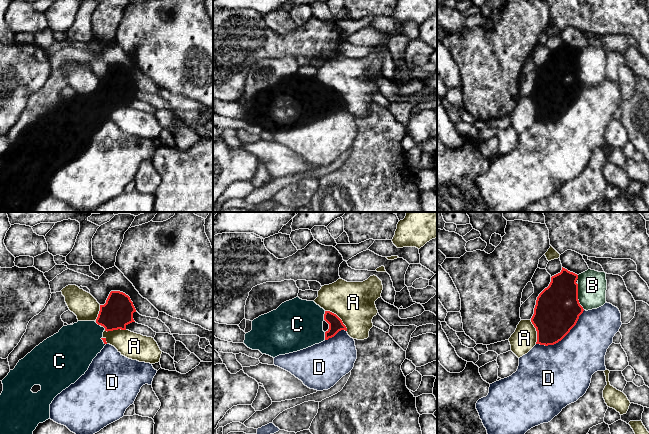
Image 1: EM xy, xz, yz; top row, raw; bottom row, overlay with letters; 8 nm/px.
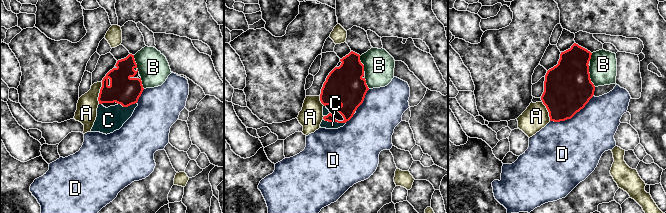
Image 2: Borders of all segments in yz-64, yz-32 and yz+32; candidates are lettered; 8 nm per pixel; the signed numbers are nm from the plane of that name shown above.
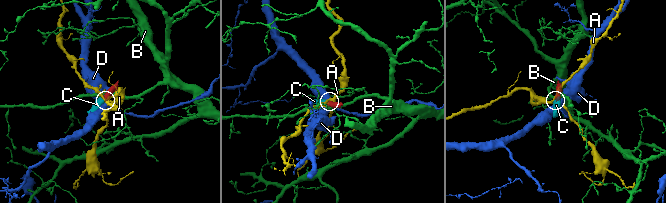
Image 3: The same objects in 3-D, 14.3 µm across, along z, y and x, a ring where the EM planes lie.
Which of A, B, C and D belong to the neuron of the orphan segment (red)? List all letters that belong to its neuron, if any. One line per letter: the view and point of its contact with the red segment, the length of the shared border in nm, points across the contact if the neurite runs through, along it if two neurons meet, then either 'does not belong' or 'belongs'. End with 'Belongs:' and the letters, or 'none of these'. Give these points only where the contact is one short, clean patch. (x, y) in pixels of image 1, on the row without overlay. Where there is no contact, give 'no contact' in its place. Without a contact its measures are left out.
A: contact xz (338, 93); length 240 nm; does not belong
B: contact yz (577, 73); length 220 nm; does not belong
C: contact xz (324, 91); length 70 nm; way xz (335, 99), (324, 91), (312, 91), (297, 100); belongs
D: contact yz (563, 113); length 480 nm; does not belong
Belongs: C

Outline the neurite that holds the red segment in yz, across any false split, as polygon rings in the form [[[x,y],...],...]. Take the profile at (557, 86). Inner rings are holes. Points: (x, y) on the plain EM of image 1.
[[[562,43],[537,73],[531,98],[540,121],[554,121],[576,101],[584,85],[578,76],[578,51]]]

